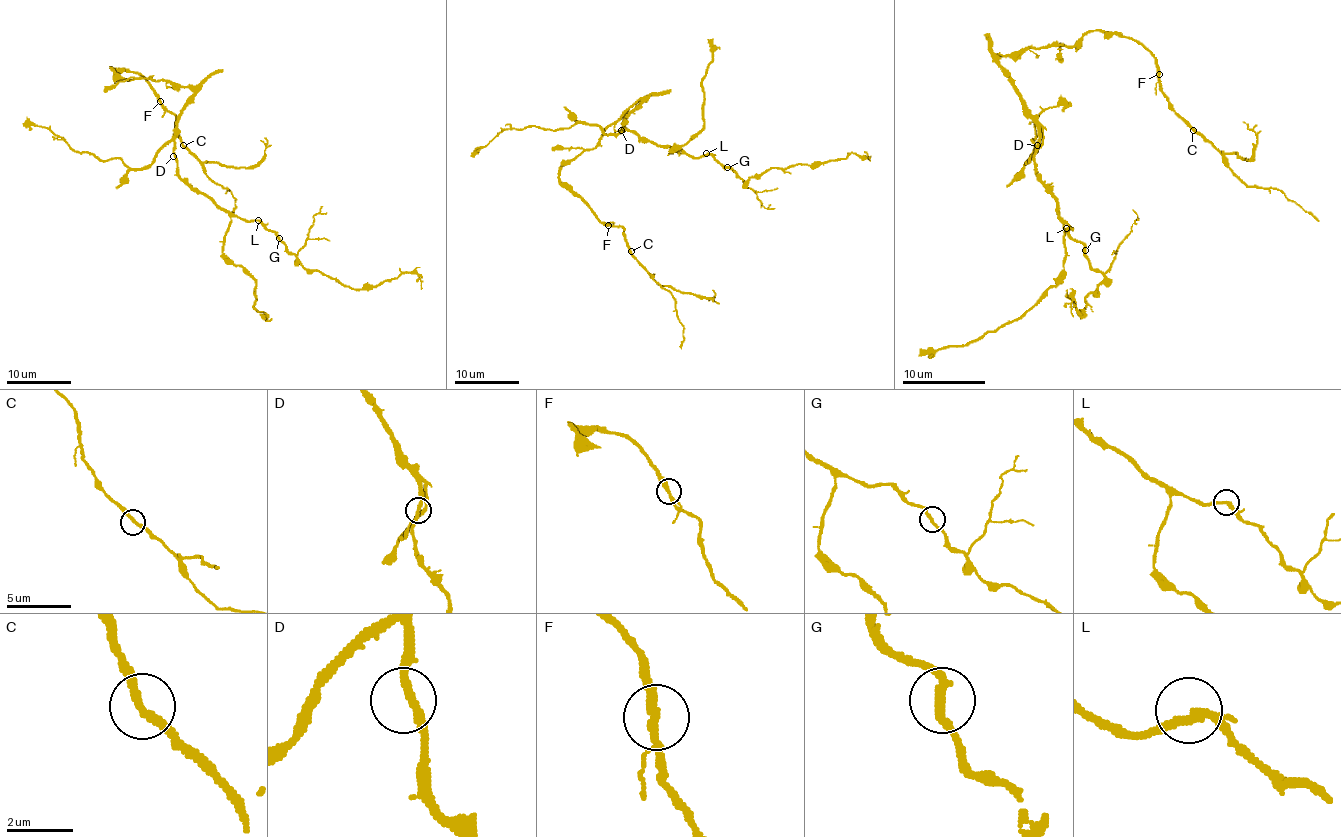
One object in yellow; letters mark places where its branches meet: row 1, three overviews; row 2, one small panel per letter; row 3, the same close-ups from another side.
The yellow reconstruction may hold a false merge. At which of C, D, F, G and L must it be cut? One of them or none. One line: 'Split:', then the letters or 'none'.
Split: none

